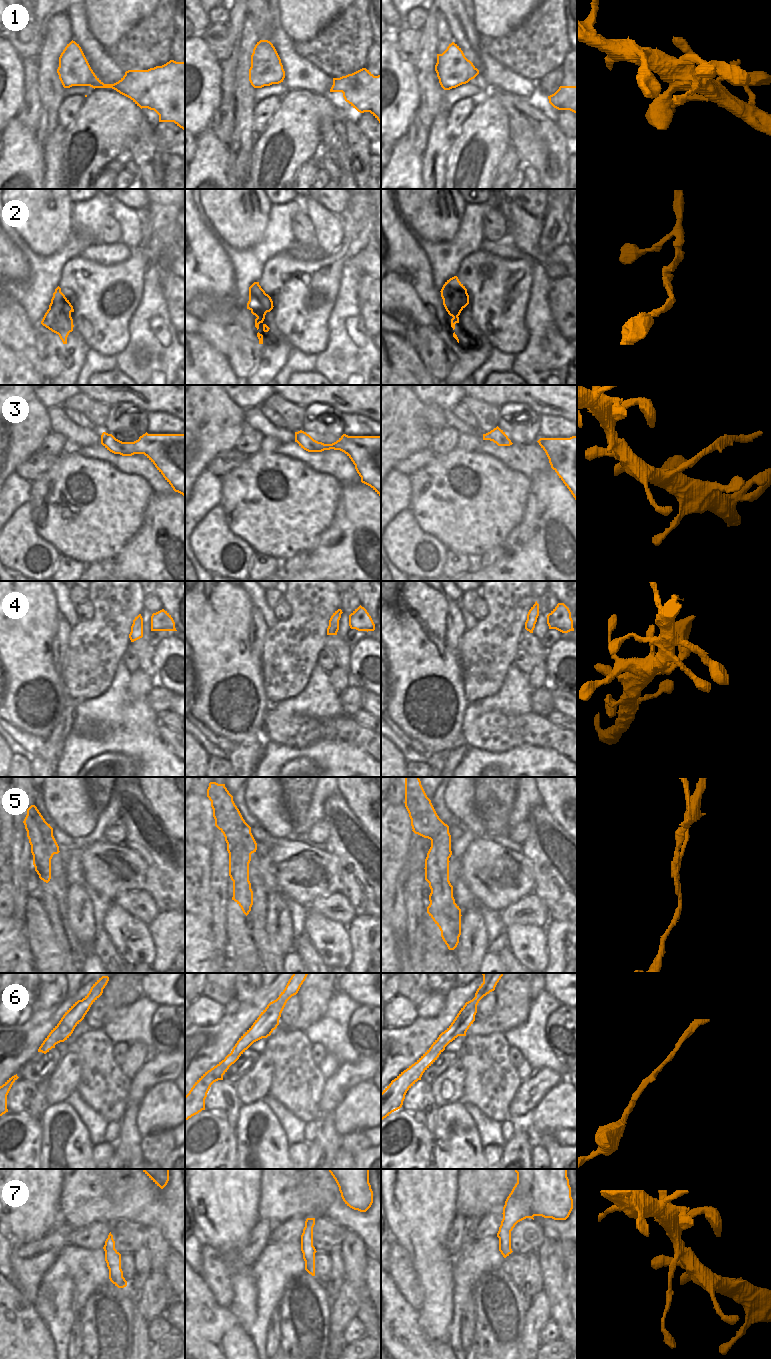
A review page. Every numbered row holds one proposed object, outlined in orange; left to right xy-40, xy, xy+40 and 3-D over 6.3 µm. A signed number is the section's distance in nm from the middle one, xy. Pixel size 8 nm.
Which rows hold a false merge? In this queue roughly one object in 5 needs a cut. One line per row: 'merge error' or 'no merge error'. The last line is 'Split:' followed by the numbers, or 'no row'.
1: no merge error
2: no merge error
3: merge error
4: no merge error
5: merge error
6: no merge error
7: merge error
Split: 3, 5, 7

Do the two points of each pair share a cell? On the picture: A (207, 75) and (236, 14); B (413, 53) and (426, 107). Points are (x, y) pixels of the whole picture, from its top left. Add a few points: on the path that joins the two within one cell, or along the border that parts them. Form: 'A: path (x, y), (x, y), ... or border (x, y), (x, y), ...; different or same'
A: border (218, 62), (221, 85); different
B: border (420, 40), (419, 58), (415, 64); different

